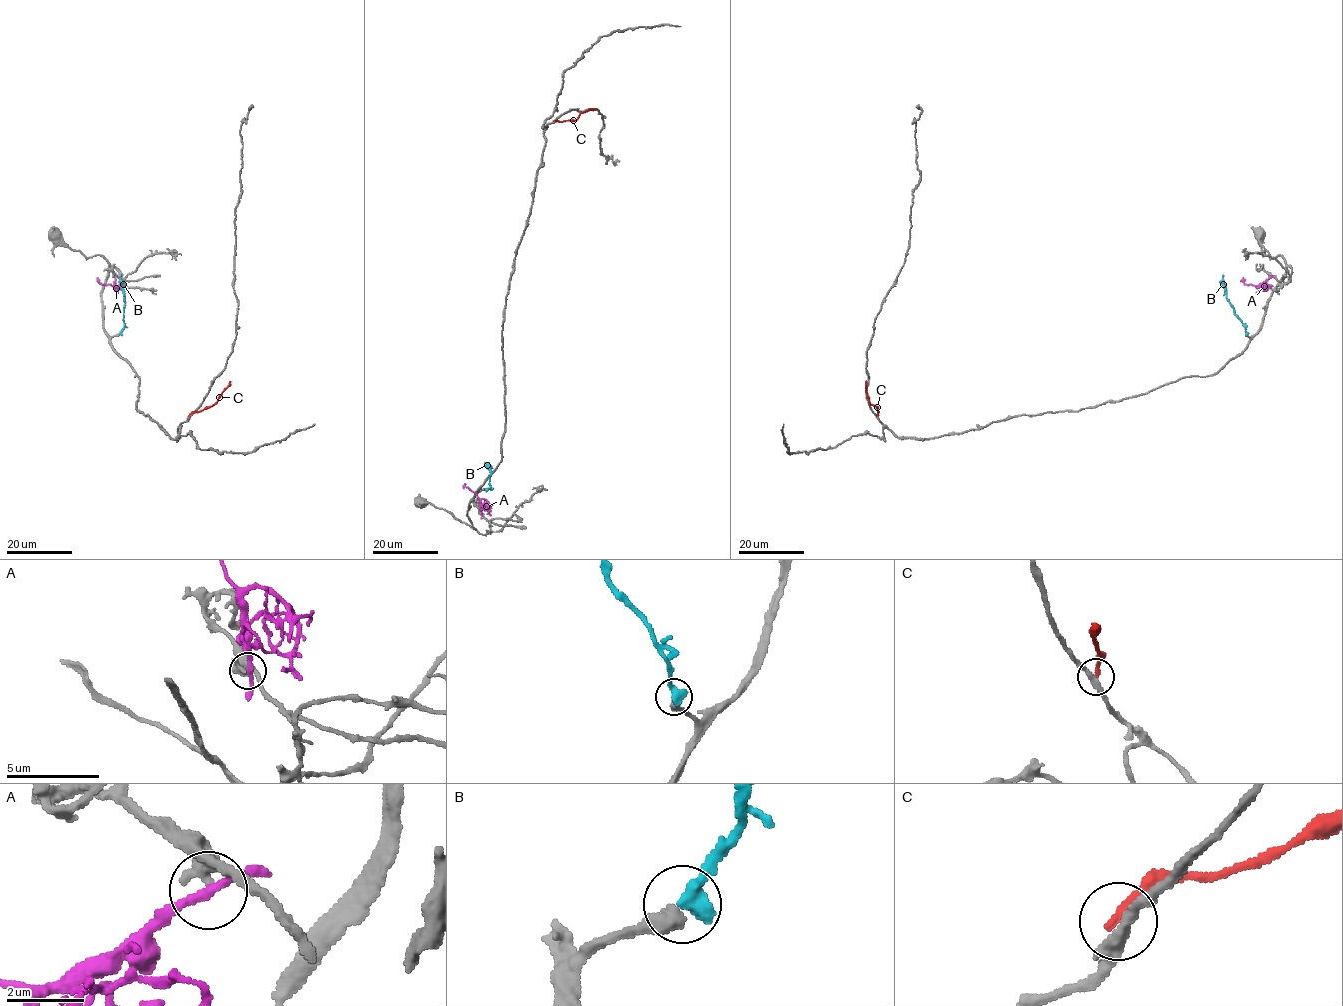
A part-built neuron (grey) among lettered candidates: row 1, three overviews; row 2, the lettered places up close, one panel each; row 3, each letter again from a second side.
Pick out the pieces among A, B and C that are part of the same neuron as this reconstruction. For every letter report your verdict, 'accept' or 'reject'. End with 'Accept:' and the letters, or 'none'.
A: reject
B: accept
C: reject
Accept: B

